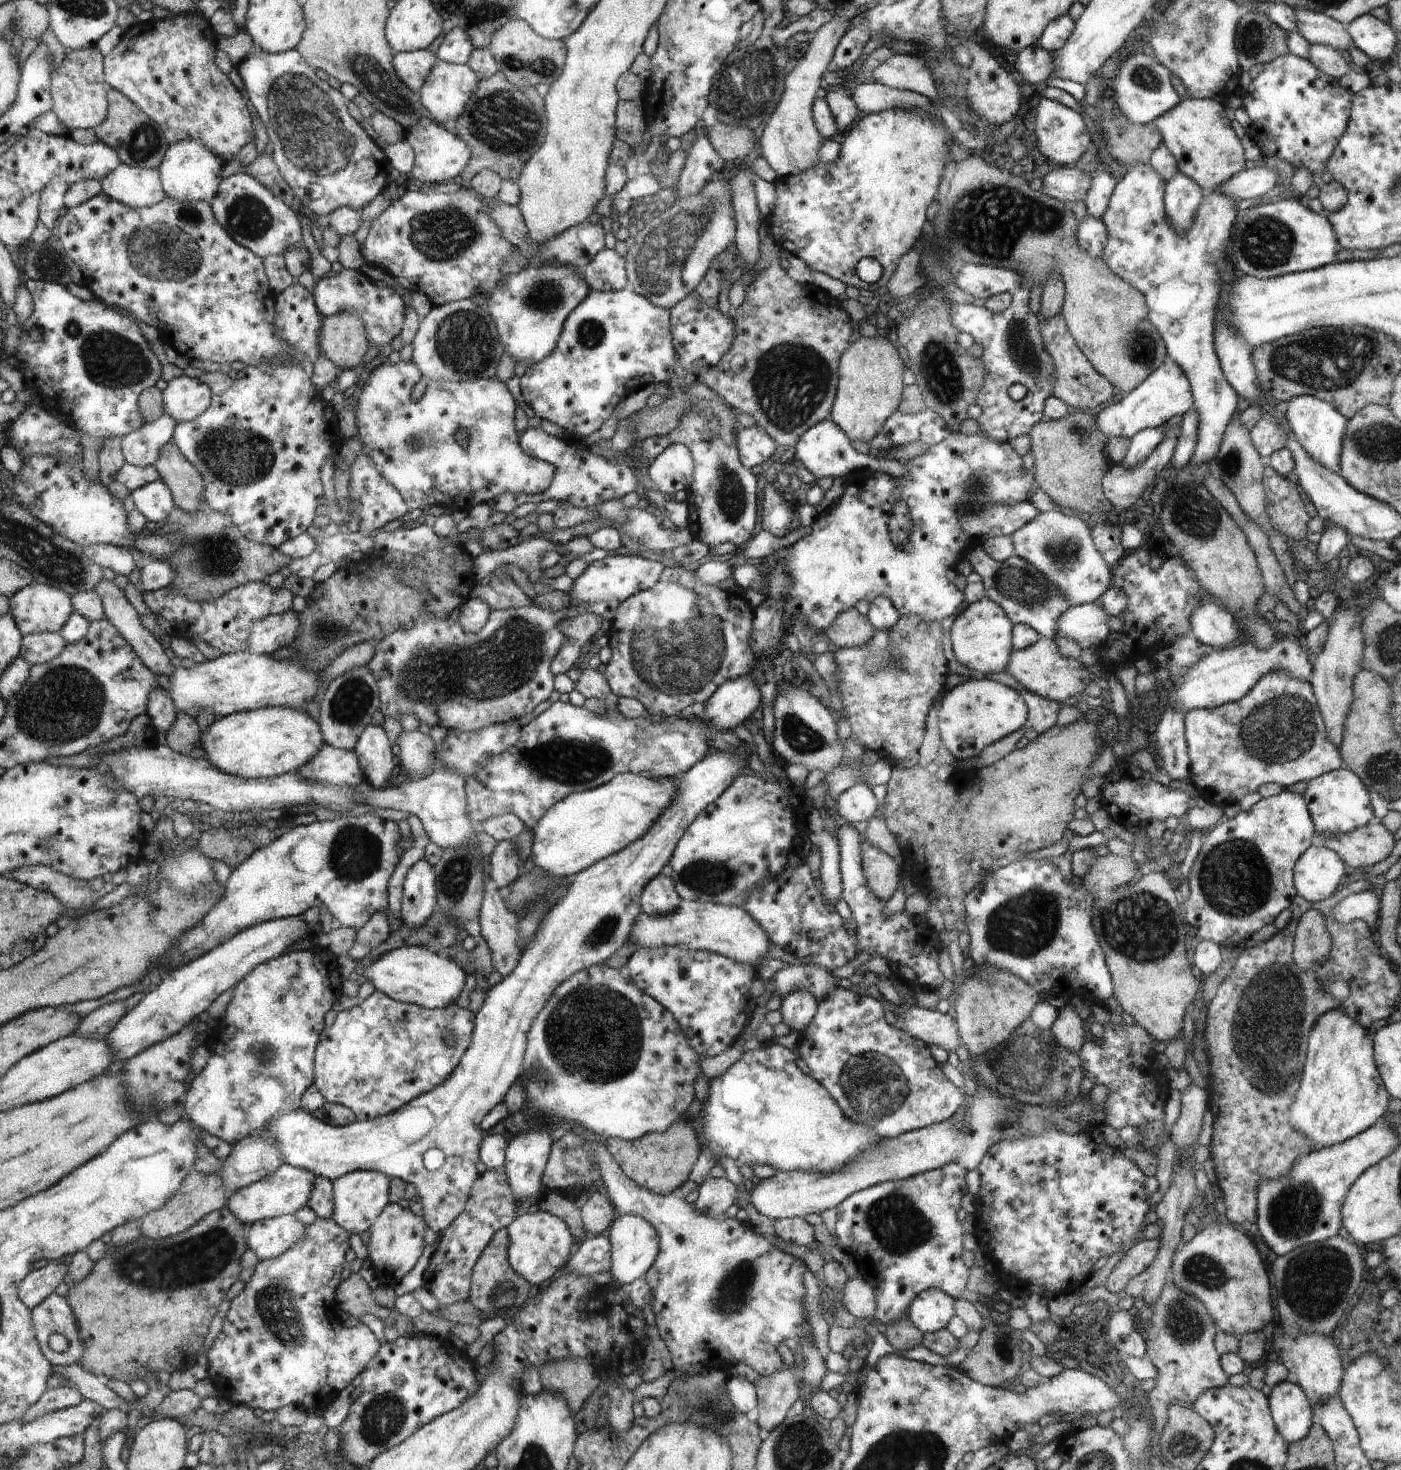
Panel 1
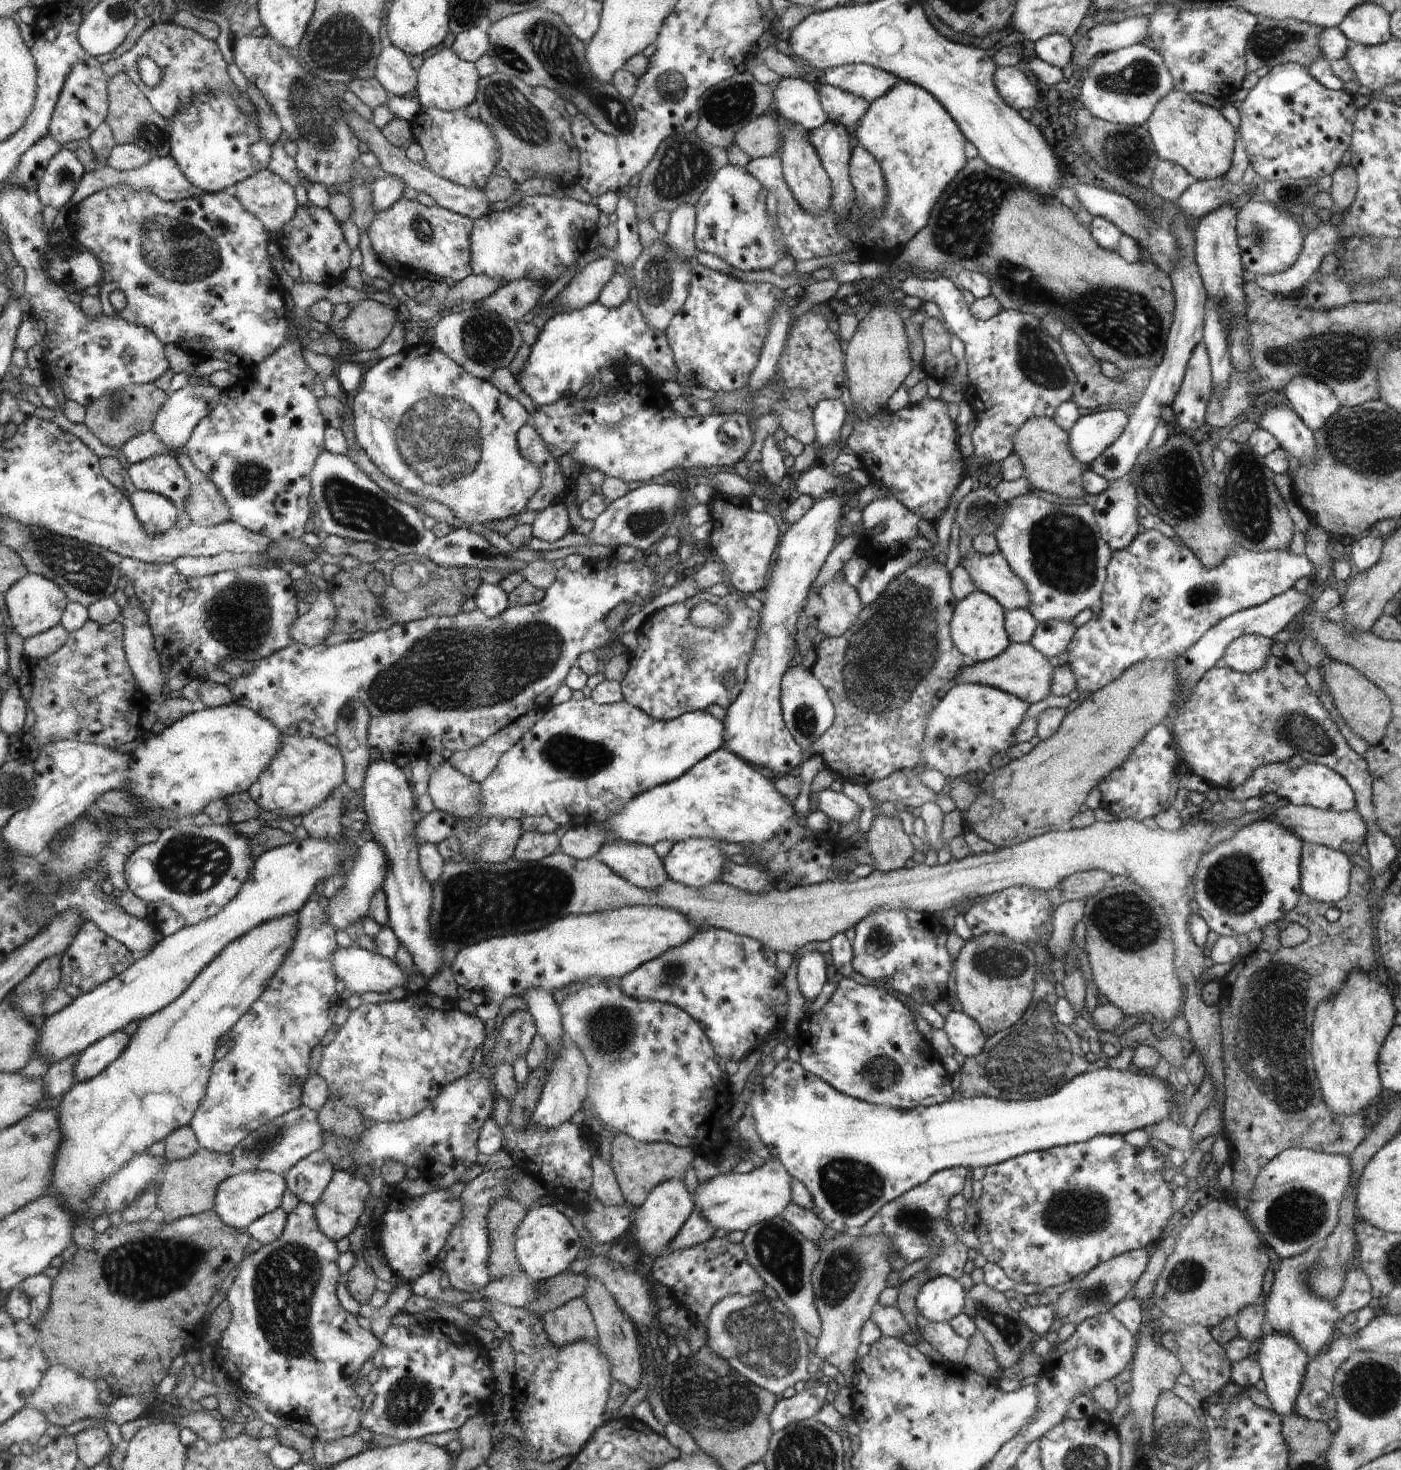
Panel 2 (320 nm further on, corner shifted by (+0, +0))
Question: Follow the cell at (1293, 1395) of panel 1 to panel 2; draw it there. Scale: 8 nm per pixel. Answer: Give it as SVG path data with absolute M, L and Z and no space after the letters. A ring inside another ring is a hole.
M1284 1333L1265 1334L1259 1343L1257 1361L1261 1368L1261 1378L1266 1384L1265 1393L1272 1402L1273 1411L1279 1415L1292 1414L1310 1358L1292 1336Z

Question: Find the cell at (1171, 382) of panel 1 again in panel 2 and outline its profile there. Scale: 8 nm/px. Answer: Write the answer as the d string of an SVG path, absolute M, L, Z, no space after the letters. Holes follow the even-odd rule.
M1111 409L1081 416L1068 431L1070 449L1083 464L1090 465L1127 427L1129 416L1121 409Z

